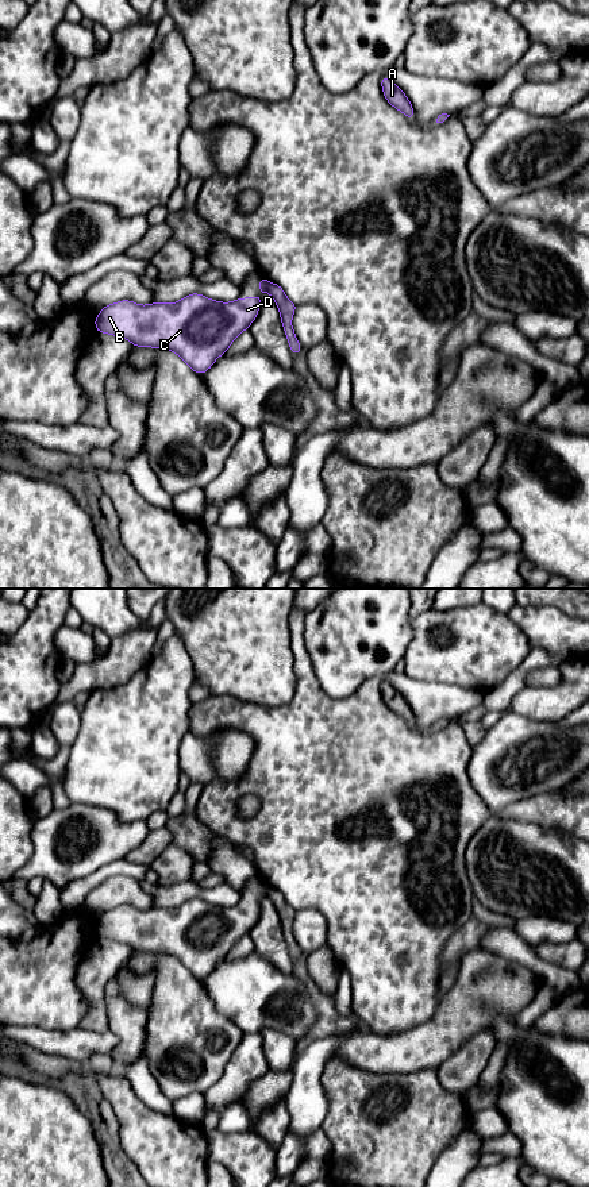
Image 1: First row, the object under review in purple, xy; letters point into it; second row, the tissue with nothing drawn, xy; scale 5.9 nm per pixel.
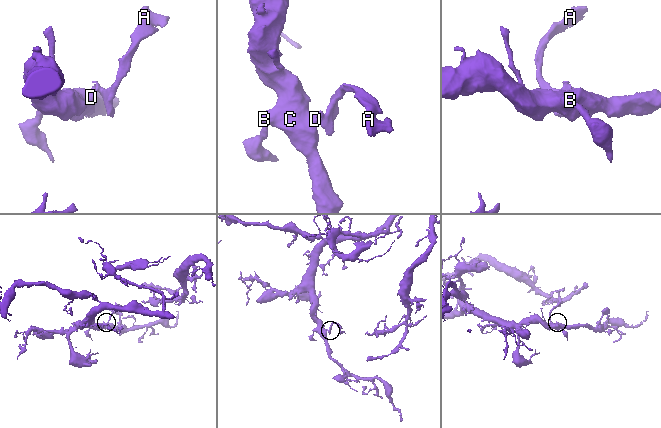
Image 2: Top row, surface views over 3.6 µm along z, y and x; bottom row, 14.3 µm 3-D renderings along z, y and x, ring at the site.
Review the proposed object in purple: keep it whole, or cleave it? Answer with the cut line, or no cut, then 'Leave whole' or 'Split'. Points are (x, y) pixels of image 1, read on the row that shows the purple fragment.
Split along xy (269, 282), (265, 291). Split

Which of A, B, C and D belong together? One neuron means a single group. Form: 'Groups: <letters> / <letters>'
Groups: A / B C D

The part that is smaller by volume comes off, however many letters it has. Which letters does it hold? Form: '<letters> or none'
A

